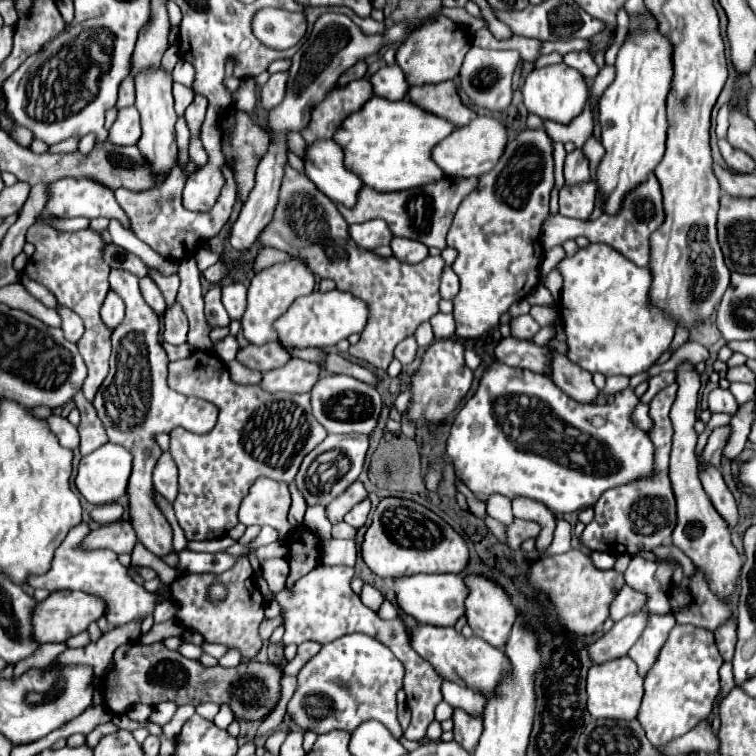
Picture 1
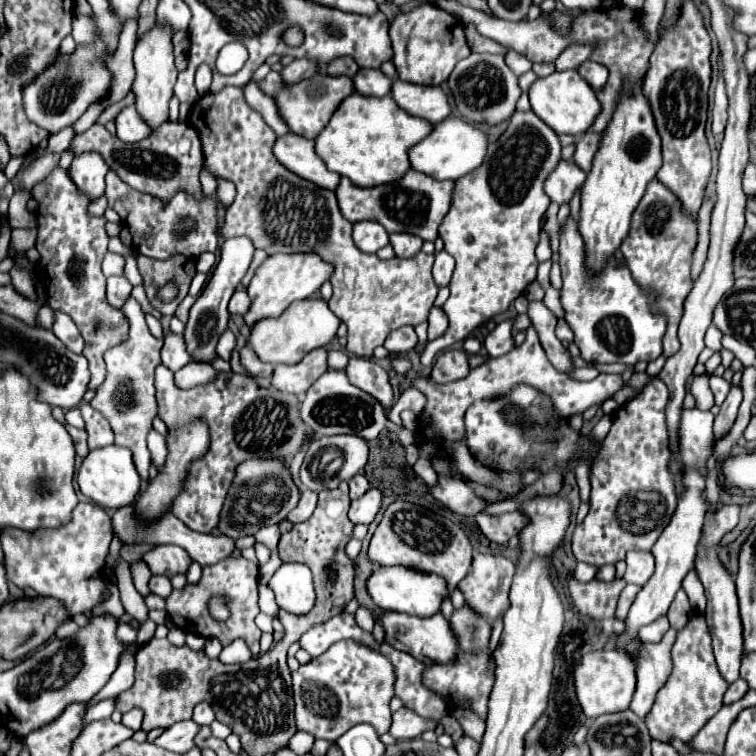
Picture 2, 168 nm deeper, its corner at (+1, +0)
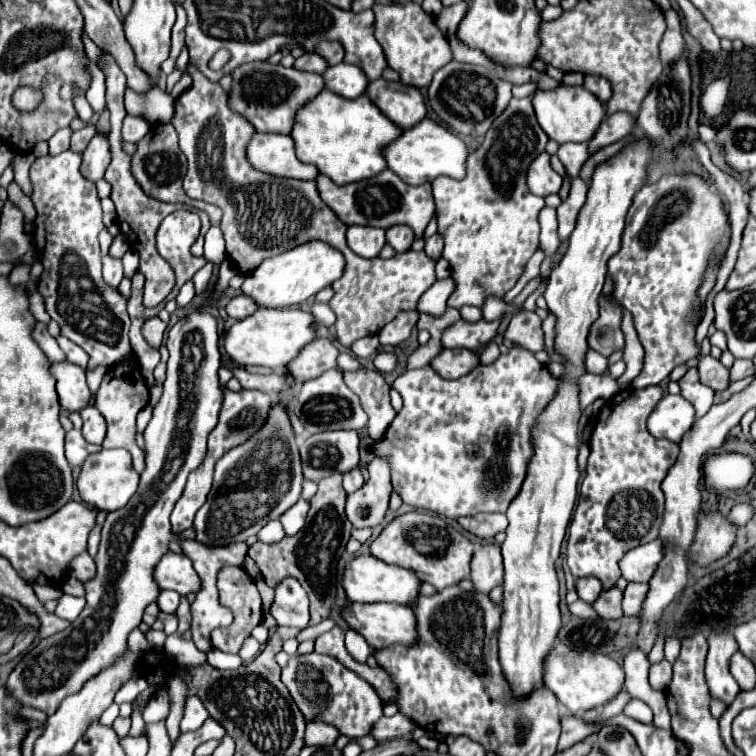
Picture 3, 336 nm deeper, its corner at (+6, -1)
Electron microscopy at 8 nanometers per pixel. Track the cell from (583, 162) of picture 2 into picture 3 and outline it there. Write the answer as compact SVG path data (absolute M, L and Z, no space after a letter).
M611 113L603 123L601 123L601 129L595 133L593 141L589 141L589 153L597 153L599 149L627 137L629 133L633 133L635 129L635 115L631 113Z

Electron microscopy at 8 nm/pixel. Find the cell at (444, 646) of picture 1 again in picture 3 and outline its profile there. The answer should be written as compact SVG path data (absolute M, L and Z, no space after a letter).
M347 603L341 609L341 617L353 631L363 635L365 641L373 649L383 649L385 645L393 645L393 643L413 645L417 641L417 619L415 619L411 607L407 607L407 605L395 605L395 603L369 603L369 605Z

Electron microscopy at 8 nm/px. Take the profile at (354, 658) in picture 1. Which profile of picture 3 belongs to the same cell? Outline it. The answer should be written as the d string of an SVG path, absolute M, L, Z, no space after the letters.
M315 651L293 655L281 669L281 681L307 721L325 721L351 739L369 733L371 725L383 717L383 701L377 697L373 687L353 671L345 669L339 661L333 661L333 657L325 657Z

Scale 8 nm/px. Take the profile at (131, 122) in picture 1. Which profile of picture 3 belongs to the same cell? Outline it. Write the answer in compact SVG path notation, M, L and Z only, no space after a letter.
M127 115L123 121L123 141L127 143L137 143L141 141L141 137L145 137L145 133L149 131L149 123L141 117L135 115Z

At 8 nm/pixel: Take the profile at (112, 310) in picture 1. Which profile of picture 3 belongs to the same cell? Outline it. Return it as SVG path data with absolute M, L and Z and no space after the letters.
M111 255L103 257L103 279L107 285L117 287L123 279L123 263L121 259L113 259Z

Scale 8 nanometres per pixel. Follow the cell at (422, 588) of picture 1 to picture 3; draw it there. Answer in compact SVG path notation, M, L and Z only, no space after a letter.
M373 555L355 557L351 563L347 563L343 571L343 589L347 599L353 603L399 603L399 605L413 605L413 601L419 595L419 579L409 569L403 569L399 565L389 565Z

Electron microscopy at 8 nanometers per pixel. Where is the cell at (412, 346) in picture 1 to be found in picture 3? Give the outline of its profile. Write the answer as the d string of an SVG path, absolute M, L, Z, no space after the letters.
M401 311L397 319L393 319L389 325L385 325L379 331L379 341L385 347L399 347L403 341L407 341L411 329L415 327L419 319L417 311Z

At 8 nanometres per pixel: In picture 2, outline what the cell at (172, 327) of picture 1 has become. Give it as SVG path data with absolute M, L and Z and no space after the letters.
M168 332L164 338L164 348L162 348L162 364L170 366L176 372L176 370L184 368L186 364L190 364L192 360L194 360L194 356L190 356L190 352L186 350L184 336Z

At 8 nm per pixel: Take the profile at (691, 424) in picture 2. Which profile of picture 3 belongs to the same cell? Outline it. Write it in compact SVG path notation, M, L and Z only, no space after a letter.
M665 393L647 419L647 429L653 437L665 437L669 441L681 441L689 425L695 421L695 409L681 395Z

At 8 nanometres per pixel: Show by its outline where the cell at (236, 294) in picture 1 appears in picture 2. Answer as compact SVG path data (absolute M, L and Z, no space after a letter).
M238 288L238 290L232 294L232 298L230 298L228 312L230 312L232 316L236 316L236 314L242 316L242 314L248 310L248 306L250 306L250 300L248 300L246 290L244 290L244 288Z

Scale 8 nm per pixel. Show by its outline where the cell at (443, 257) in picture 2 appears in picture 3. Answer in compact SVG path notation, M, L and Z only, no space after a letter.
M435 233L433 237L425 239L425 253L433 259L441 257L441 249L443 249L443 237L439 233Z

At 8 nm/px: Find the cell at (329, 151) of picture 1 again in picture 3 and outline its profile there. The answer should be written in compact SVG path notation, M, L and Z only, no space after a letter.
M255 133L247 143L245 153L251 167L261 173L307 181L317 177L317 169L313 169L313 165L297 161L295 145L289 135Z

